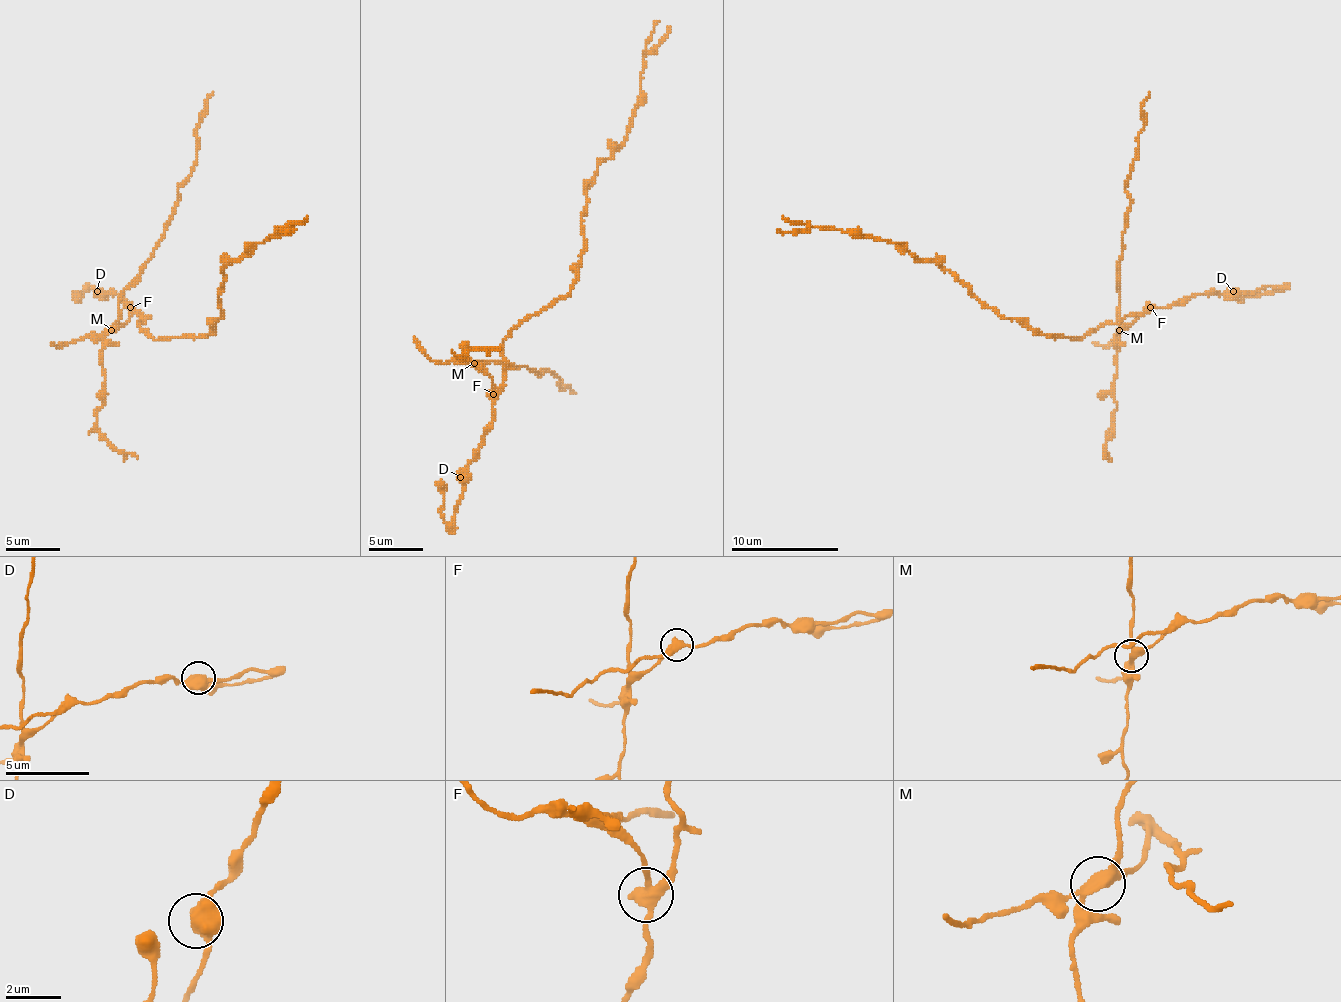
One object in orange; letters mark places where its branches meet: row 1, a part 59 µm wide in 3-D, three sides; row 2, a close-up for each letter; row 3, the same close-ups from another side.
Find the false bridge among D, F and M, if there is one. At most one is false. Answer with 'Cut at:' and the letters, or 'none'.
Cut at: M

